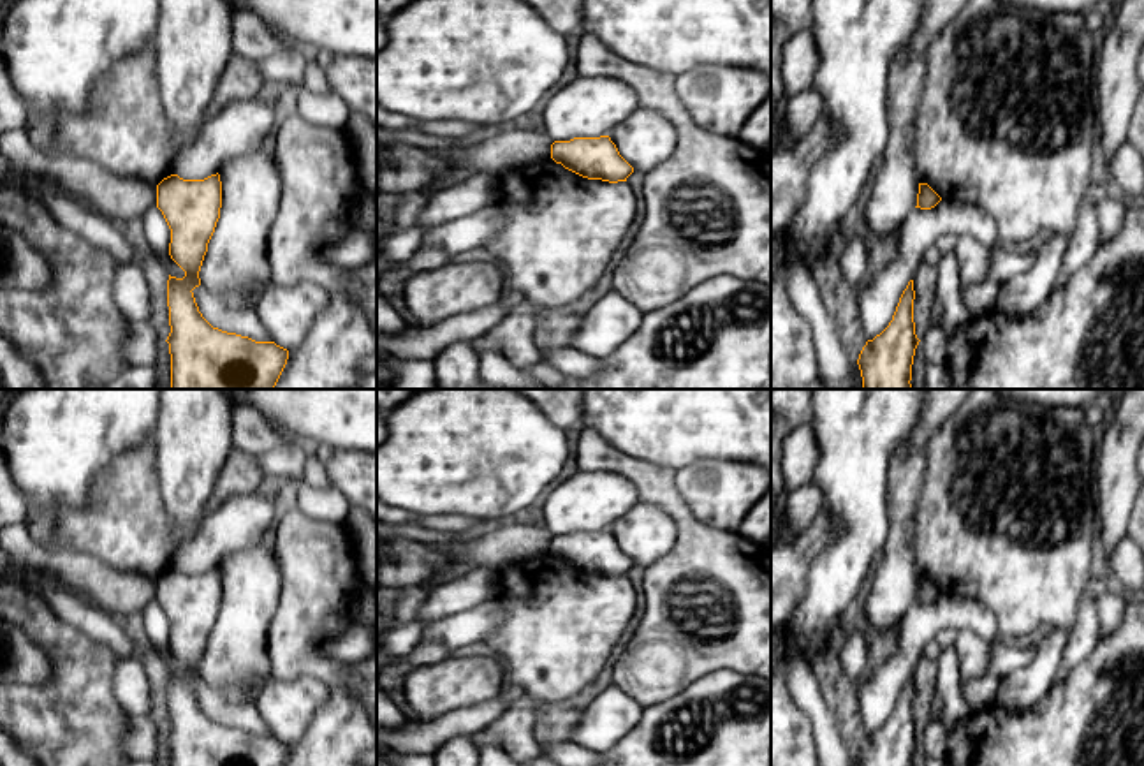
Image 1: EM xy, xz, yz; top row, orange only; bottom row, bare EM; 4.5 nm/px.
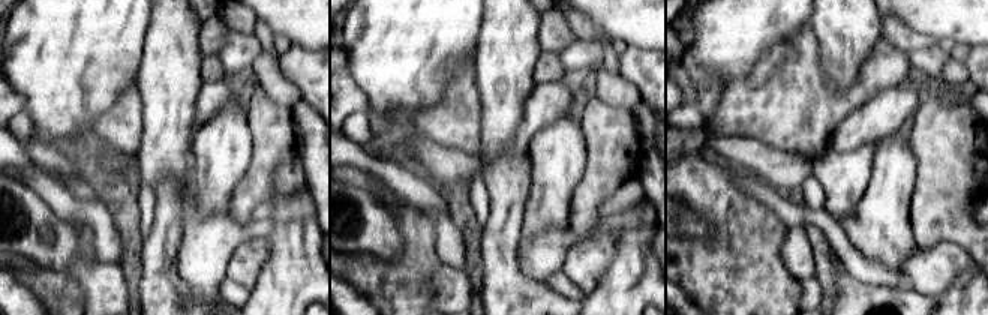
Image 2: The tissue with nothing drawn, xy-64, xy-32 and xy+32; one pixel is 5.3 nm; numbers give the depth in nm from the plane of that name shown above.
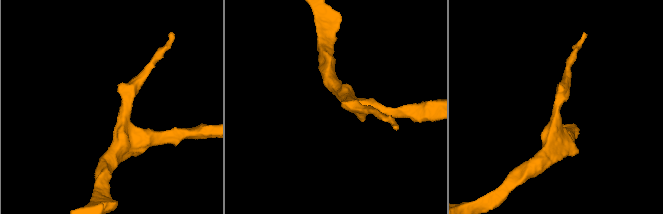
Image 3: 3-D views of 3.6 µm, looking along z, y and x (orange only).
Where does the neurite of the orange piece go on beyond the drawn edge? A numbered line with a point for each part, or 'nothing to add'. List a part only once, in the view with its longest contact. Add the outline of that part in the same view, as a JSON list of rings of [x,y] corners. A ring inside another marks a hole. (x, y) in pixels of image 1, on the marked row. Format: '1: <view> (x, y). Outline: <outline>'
nothing to add

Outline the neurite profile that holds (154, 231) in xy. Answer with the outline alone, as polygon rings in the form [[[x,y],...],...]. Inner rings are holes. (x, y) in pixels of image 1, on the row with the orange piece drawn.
[[[151,206],[137,224],[137,238],[150,252],[162,255],[169,252],[171,229],[157,206]]]

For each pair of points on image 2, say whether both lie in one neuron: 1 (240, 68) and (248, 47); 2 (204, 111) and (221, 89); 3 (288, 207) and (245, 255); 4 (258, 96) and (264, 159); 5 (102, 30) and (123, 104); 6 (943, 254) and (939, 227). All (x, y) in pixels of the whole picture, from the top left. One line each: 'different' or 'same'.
1: same
2: same
3: different
4: same
5: different
6: different

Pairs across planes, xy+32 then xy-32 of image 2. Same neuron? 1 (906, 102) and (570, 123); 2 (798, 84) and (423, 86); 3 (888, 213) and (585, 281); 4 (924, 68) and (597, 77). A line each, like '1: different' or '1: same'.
1: different
2: different
3: different
4: different

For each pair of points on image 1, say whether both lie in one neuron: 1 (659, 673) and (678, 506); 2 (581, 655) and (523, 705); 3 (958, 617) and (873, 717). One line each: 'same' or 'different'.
1: same
2: different
3: same

